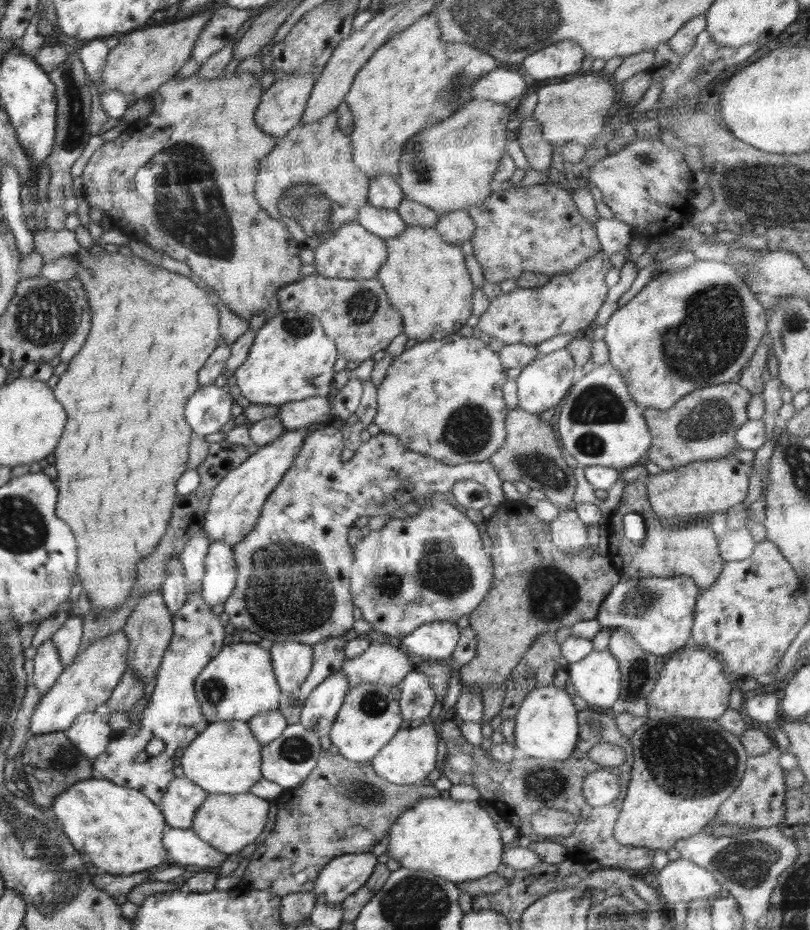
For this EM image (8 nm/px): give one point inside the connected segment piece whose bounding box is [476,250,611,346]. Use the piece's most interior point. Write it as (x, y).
(568, 303)

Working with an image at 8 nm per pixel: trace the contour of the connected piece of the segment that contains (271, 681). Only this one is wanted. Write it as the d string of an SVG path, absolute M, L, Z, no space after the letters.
M239 642L224 645L202 669L194 685L204 718L210 723L232 719L249 721L257 714L279 709L284 699L270 653L259 644Z

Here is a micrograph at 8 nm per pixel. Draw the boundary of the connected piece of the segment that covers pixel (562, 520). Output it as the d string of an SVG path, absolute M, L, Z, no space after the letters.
M575 509L562 510L549 525L551 540L560 551L573 555L588 545L587 525L578 518Z

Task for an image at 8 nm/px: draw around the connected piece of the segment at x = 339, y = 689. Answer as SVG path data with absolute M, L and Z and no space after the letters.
M340 668L333 672L324 682L321 682L310 696L301 704L300 722L319 737L326 736L331 731L336 715L342 706L345 694L349 691L346 673Z

